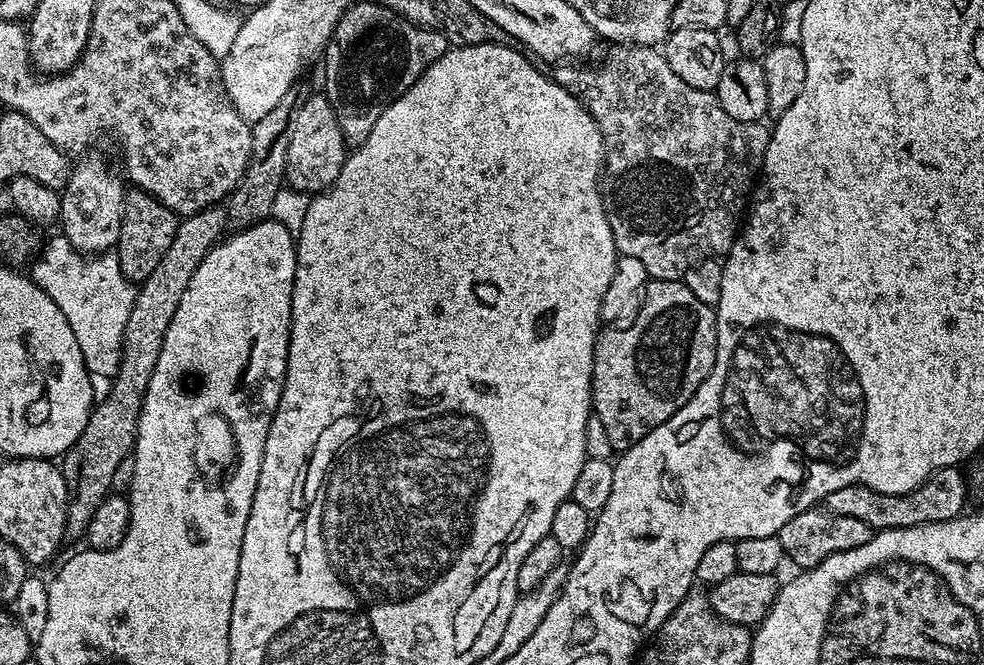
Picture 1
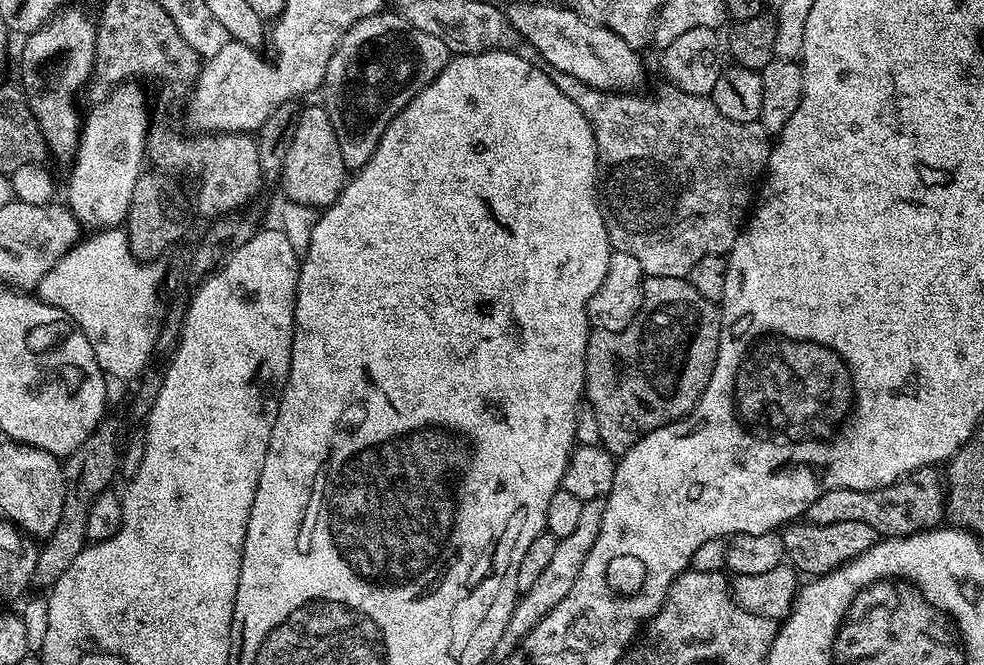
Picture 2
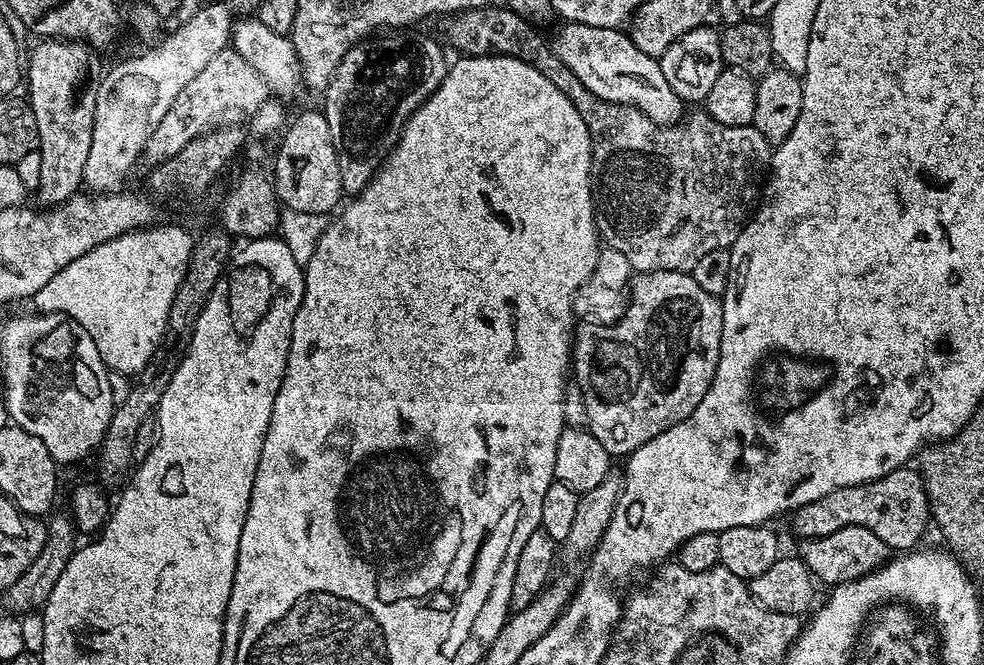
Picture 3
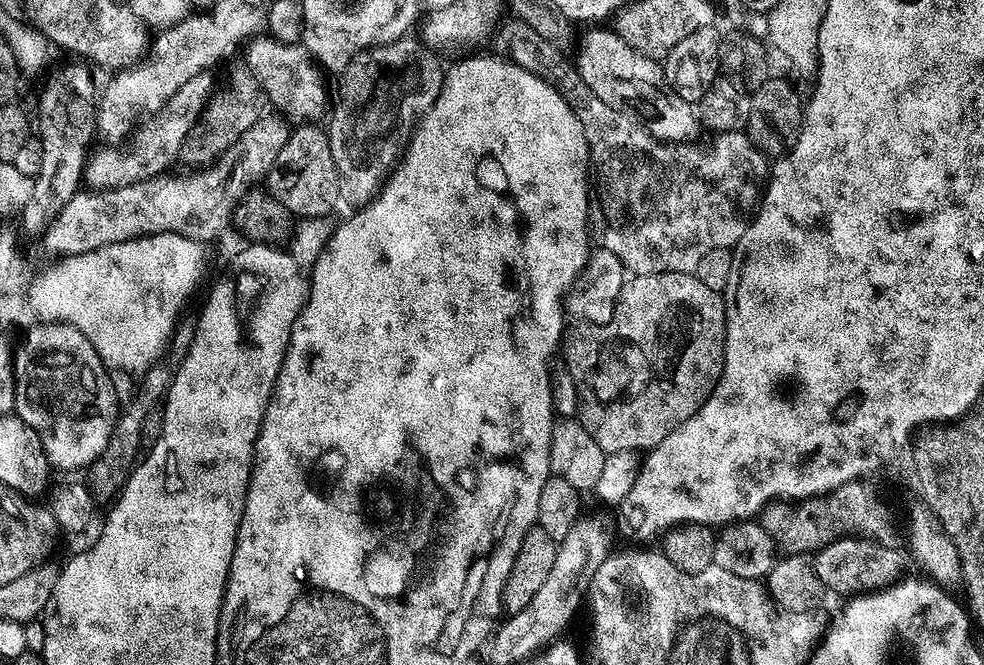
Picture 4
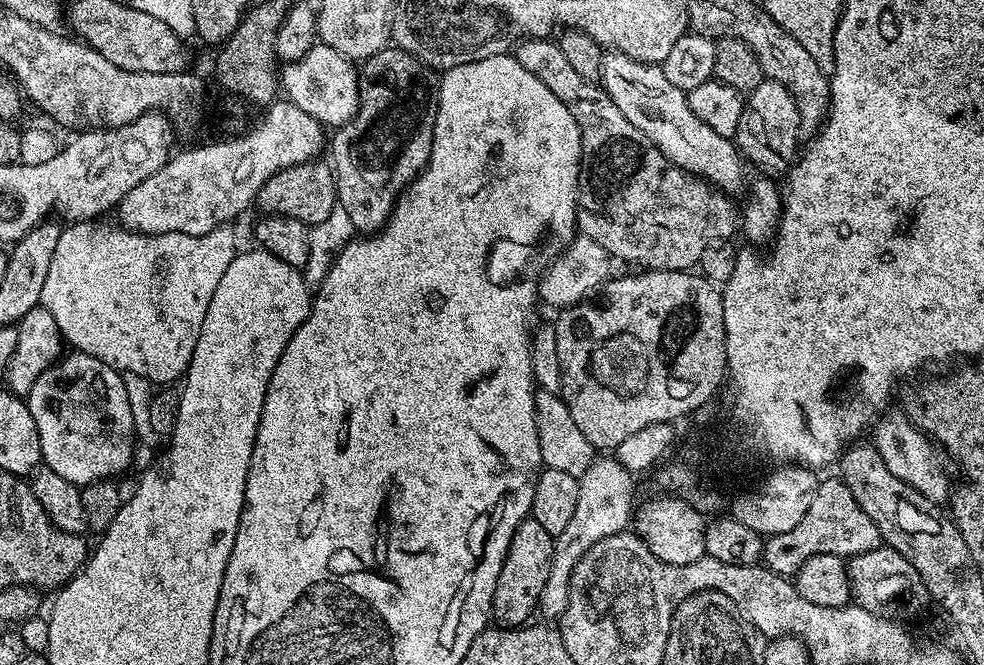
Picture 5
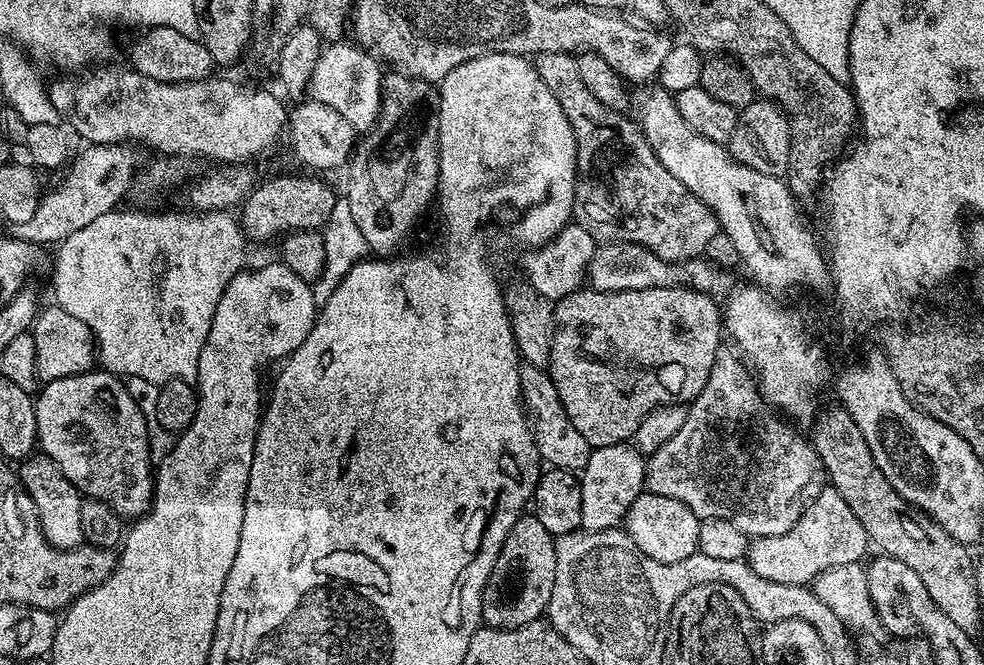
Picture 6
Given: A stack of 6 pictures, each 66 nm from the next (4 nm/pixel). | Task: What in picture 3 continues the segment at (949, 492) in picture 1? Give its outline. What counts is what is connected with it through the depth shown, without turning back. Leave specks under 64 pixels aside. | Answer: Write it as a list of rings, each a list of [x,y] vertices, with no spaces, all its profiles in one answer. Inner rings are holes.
[[[915,467],[896,468],[881,480],[872,480],[869,484],[855,484],[834,490],[821,500],[810,502],[791,513],[792,528],[804,540],[817,540],[826,534],[834,534],[844,526],[866,526],[874,530],[882,542],[893,553],[911,552],[916,542],[930,526],[928,491],[924,489],[924,477]]]

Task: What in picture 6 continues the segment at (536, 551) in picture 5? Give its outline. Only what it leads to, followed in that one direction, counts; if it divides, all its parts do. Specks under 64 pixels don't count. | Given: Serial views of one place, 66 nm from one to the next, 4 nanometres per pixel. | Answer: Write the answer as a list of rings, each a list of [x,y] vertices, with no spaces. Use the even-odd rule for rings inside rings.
[[[525,514],[514,522],[506,542],[502,542],[502,550],[498,554],[498,562],[494,562],[494,570],[490,570],[490,578],[482,594],[481,621],[489,628],[517,628],[541,619],[545,615],[550,594],[556,581],[556,542],[538,522],[535,514]]]

